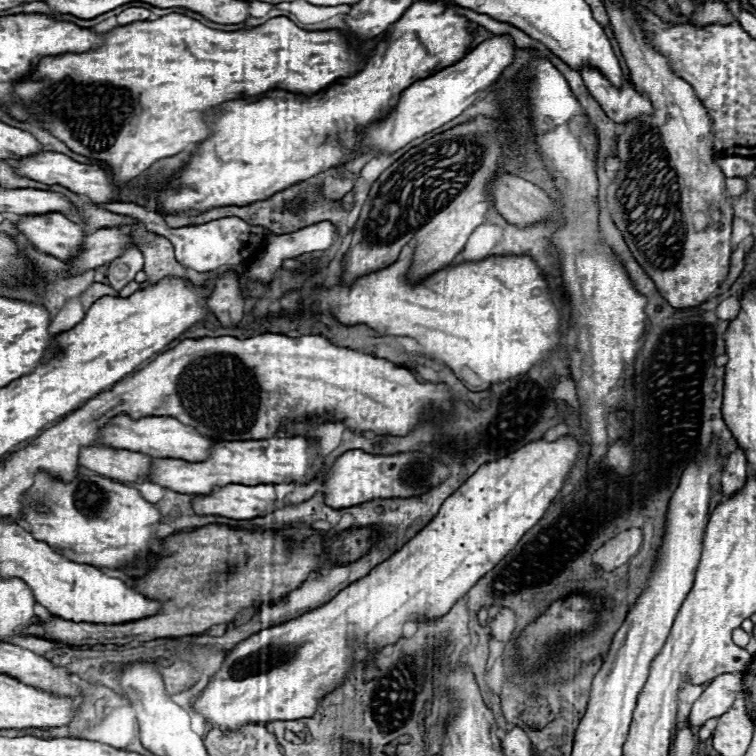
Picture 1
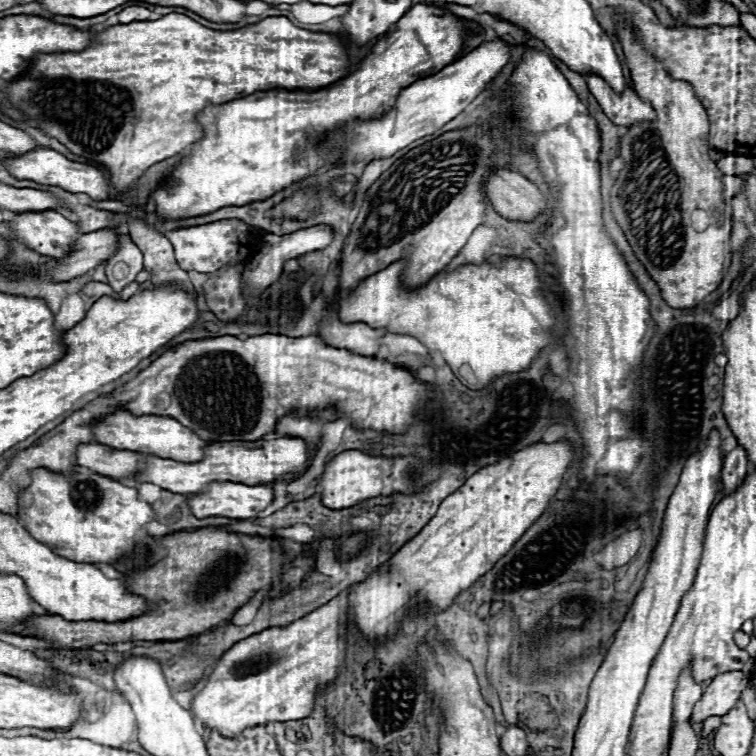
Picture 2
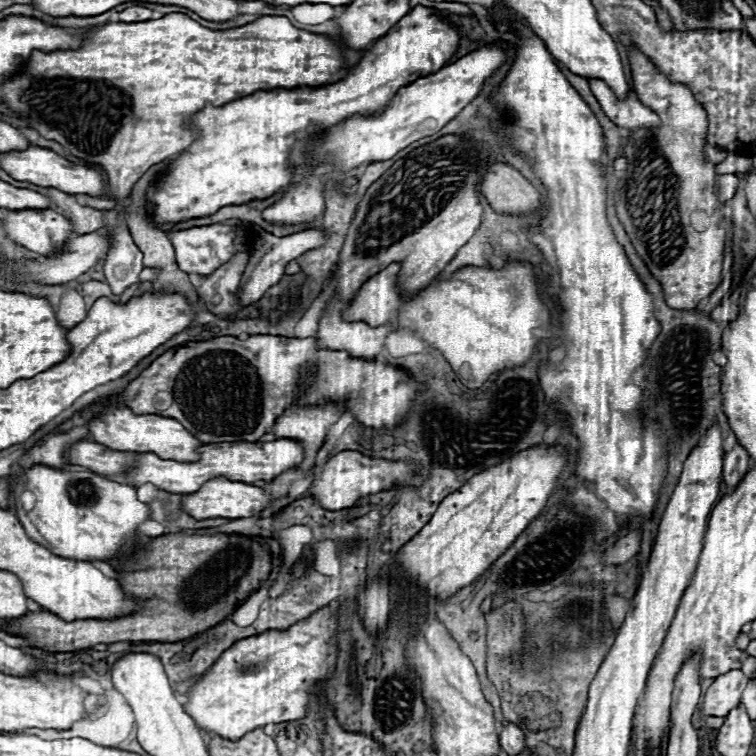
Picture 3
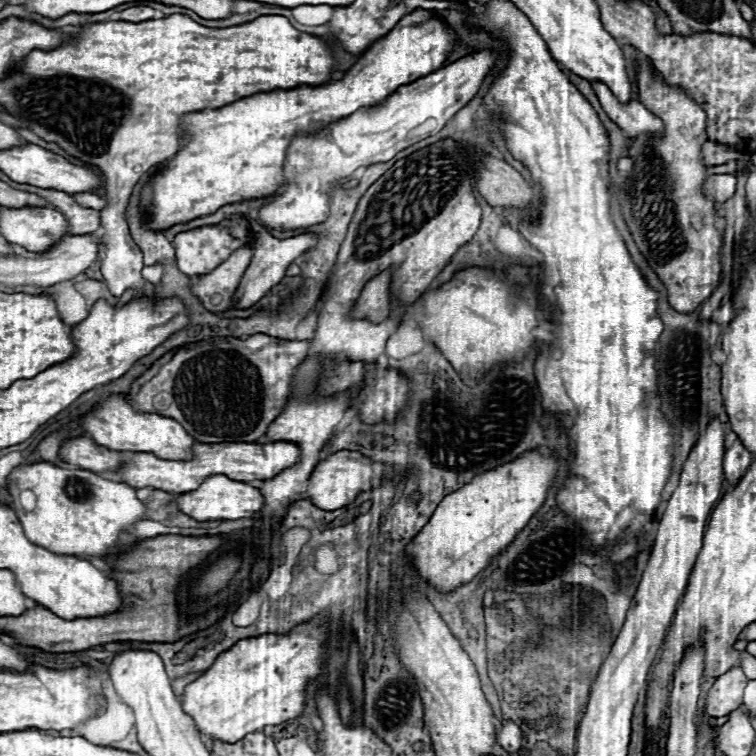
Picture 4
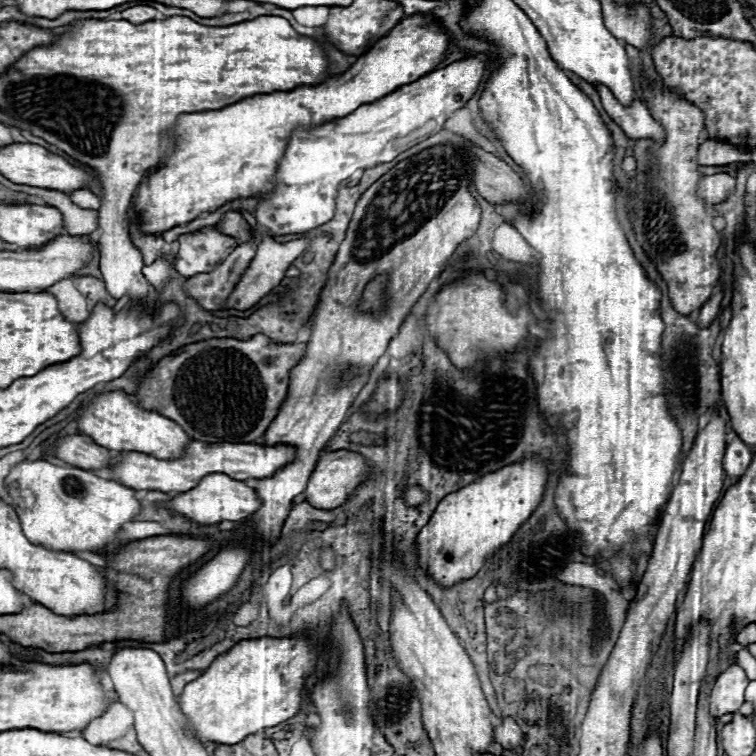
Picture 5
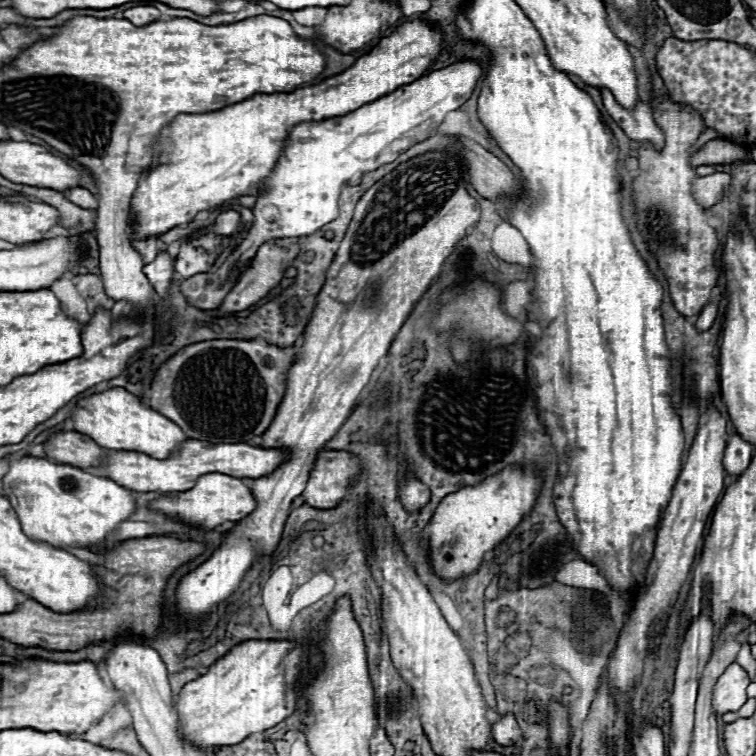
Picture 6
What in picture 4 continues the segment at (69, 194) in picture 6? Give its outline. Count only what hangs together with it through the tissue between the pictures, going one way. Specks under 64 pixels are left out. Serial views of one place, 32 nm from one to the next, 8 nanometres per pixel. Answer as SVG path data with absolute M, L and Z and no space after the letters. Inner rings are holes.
M76 192L76 194L72 194L72 196L74 196L74 200L76 200L80 206L84 206L84 208L100 210L100 208L104 208L104 204L106 204L100 196L96 196L96 194L92 194L92 192Z

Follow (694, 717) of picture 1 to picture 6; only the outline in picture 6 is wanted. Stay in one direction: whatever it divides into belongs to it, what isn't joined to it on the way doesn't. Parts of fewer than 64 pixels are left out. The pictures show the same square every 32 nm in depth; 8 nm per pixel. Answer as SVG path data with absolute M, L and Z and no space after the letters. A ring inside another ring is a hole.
M730 664L726 672L714 686L712 708L716 714L738 712L740 706L746 702L746 688L750 684L748 672L740 664Z

